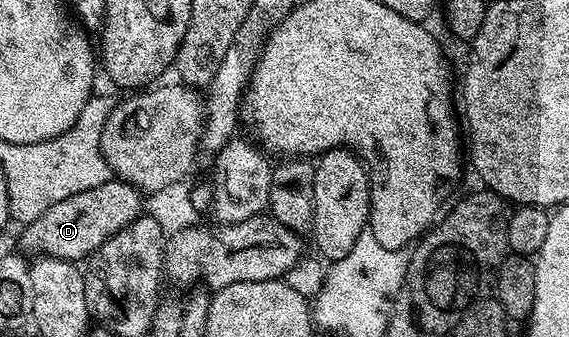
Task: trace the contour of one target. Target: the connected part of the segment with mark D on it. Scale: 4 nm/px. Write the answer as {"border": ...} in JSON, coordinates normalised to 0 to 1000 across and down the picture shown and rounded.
{"border":[[[193,525],[181,549],[167,549],[167,561],[146,561],[146,573],[132,573],[125,585],[111,585],[111,596],[97,596],[90,620],[83,620],[67,650],[42,665],[37,697],[39,748],[65,763],[88,757],[98,769],[149,774],[163,748],[181,727],[209,680],[230,668],[251,635],[251,579],[228,543],[204,525]]]}

